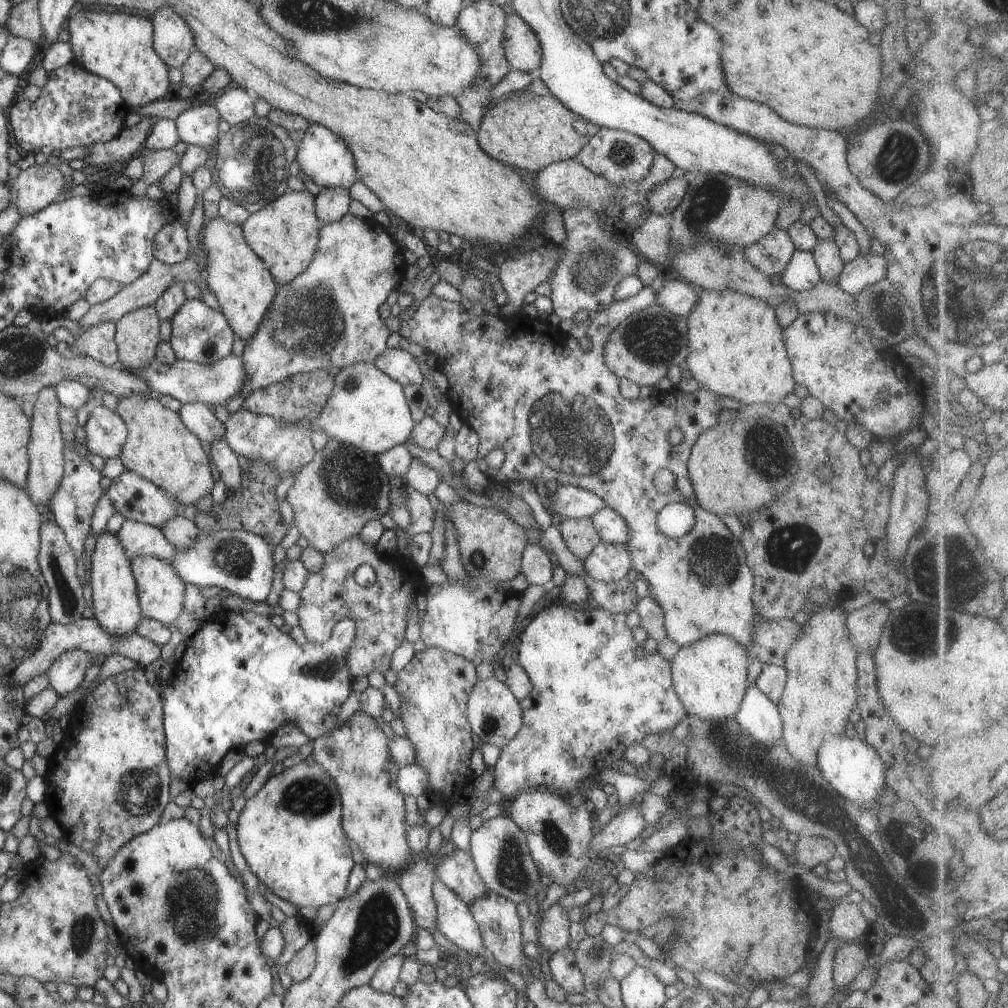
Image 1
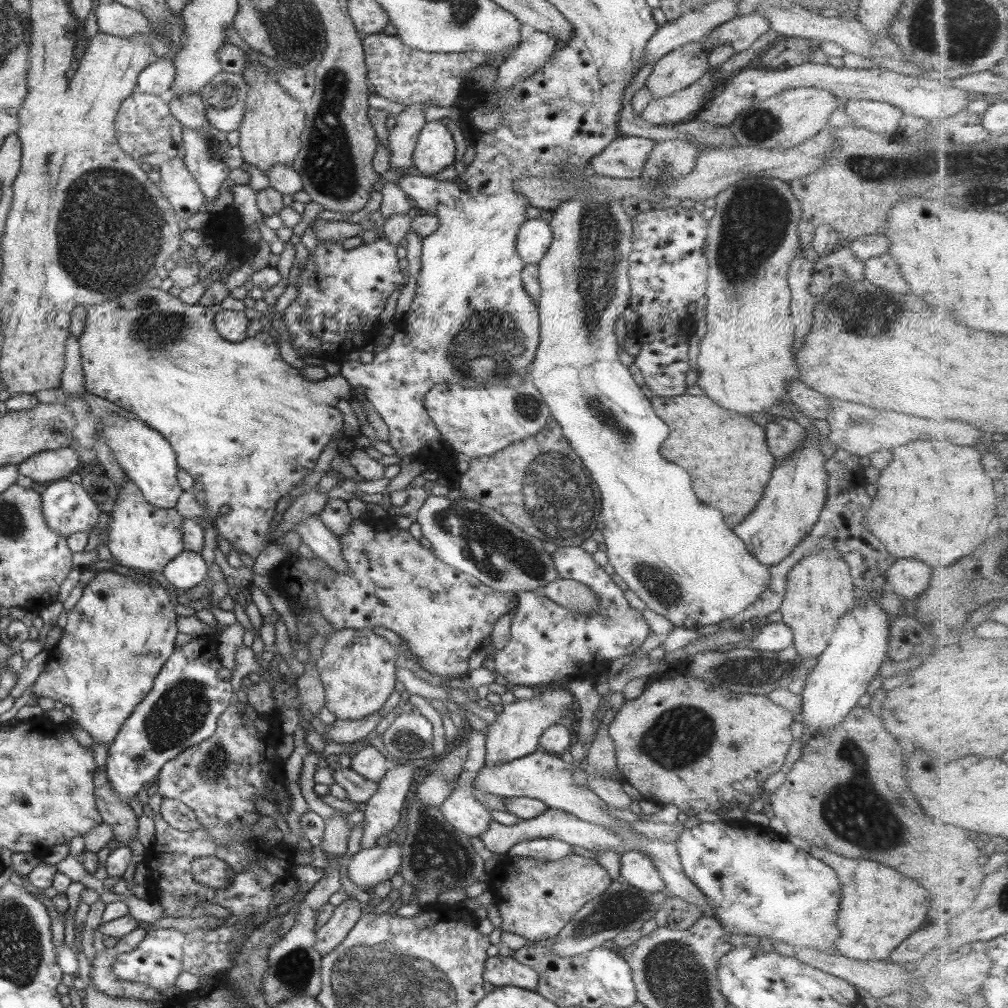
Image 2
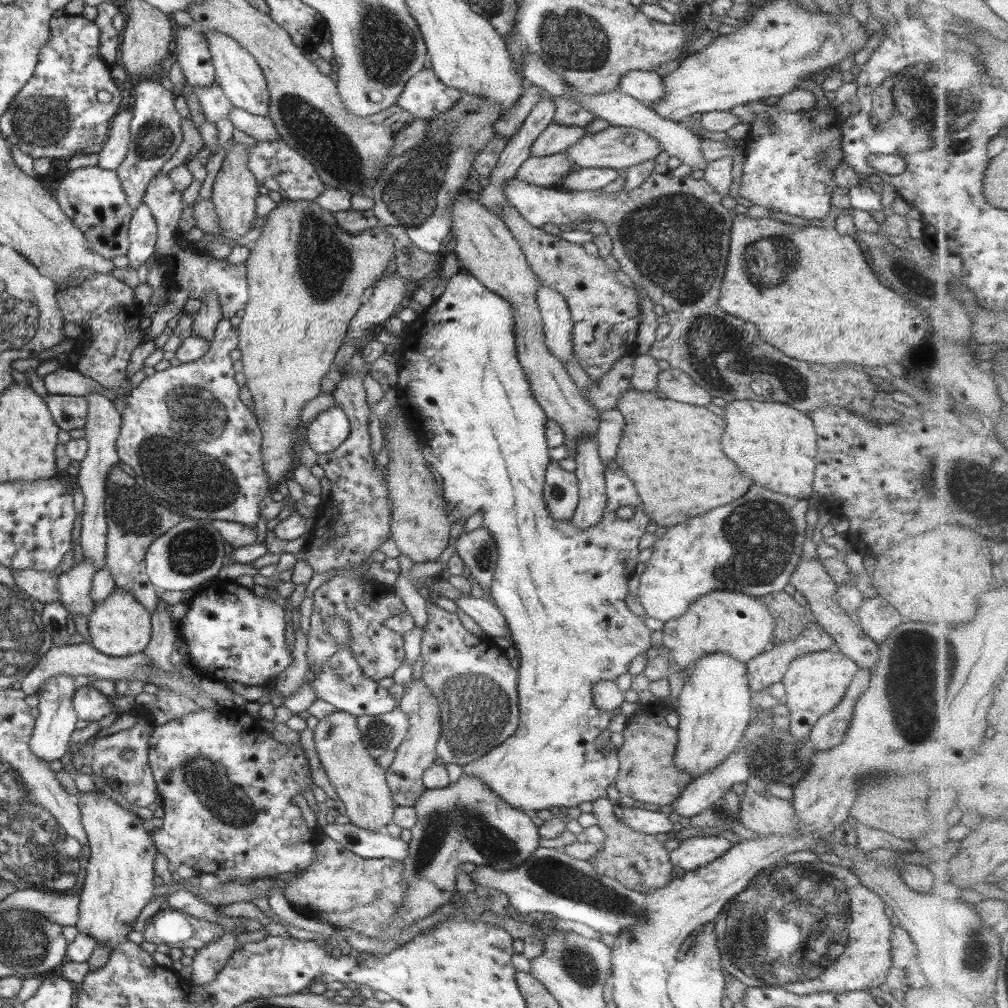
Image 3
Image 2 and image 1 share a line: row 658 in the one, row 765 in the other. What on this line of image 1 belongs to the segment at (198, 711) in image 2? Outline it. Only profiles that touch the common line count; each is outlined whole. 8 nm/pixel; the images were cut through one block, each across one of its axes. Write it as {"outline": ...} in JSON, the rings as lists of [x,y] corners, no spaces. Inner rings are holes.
{"outline":[[[220,608],[207,618],[206,622],[206,624],[203,624],[203,626],[198,628],[198,630],[185,640],[186,645],[181,658],[175,664],[171,682],[167,683],[162,688],[162,691],[159,690],[165,735],[165,758],[167,759],[170,777],[172,779],[177,778],[177,780],[183,780],[183,782],[189,784],[189,787],[192,787],[196,782],[217,774],[217,766],[219,766],[221,759],[228,750],[243,750],[244,746],[248,742],[251,742],[251,740],[267,743],[273,731],[285,723],[295,723],[300,728],[300,732],[312,742],[324,733],[330,733],[337,727],[334,723],[336,719],[335,715],[351,692],[350,686],[353,681],[346,667],[346,650],[352,645],[353,639],[355,638],[355,625],[349,616],[343,616],[339,619],[335,623],[335,628],[333,628],[333,632],[331,632],[329,638],[324,643],[318,645],[307,642],[300,645],[295,643],[289,635],[281,633],[271,623],[270,617],[256,614],[252,611],[235,614],[233,611]]]}

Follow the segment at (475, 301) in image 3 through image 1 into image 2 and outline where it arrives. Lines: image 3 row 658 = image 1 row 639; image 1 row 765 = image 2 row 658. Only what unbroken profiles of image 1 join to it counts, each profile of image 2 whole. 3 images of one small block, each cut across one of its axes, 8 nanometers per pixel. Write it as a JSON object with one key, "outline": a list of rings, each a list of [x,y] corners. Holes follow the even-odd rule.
{"outline":[[[574,546],[557,547],[550,556],[553,560],[553,568],[559,574],[559,578],[576,580],[589,587],[589,590],[597,598],[597,611],[585,616],[582,612],[573,612],[559,606],[536,591],[523,590],[514,593],[517,606],[511,613],[509,641],[495,652],[492,671],[493,674],[505,678],[510,687],[518,685],[519,687],[538,689],[563,680],[577,678],[595,682],[607,674],[607,669],[612,660],[625,656],[625,654],[631,655],[635,649],[640,647],[650,631],[642,613],[629,607],[625,597],[623,597],[622,590],[613,583],[611,577],[603,571],[602,567],[593,561],[591,554],[585,553],[579,546]]]}

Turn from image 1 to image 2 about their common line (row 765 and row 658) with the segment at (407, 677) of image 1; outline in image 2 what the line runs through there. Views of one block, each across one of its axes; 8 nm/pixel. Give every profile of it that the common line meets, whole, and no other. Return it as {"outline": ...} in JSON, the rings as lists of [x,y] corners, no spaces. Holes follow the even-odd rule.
{"outline":[[[392,517],[374,521],[353,519],[345,535],[339,535],[338,540],[347,571],[335,572],[331,579],[323,579],[323,582],[317,580],[313,587],[325,622],[335,631],[371,629],[375,626],[387,628],[407,642],[409,650],[419,656],[418,666],[431,675],[444,678],[466,676],[469,654],[481,649],[483,638],[489,636],[497,618],[513,613],[517,606],[514,593],[495,592],[475,577],[441,562],[429,549],[421,546],[408,530],[398,528]]]}

